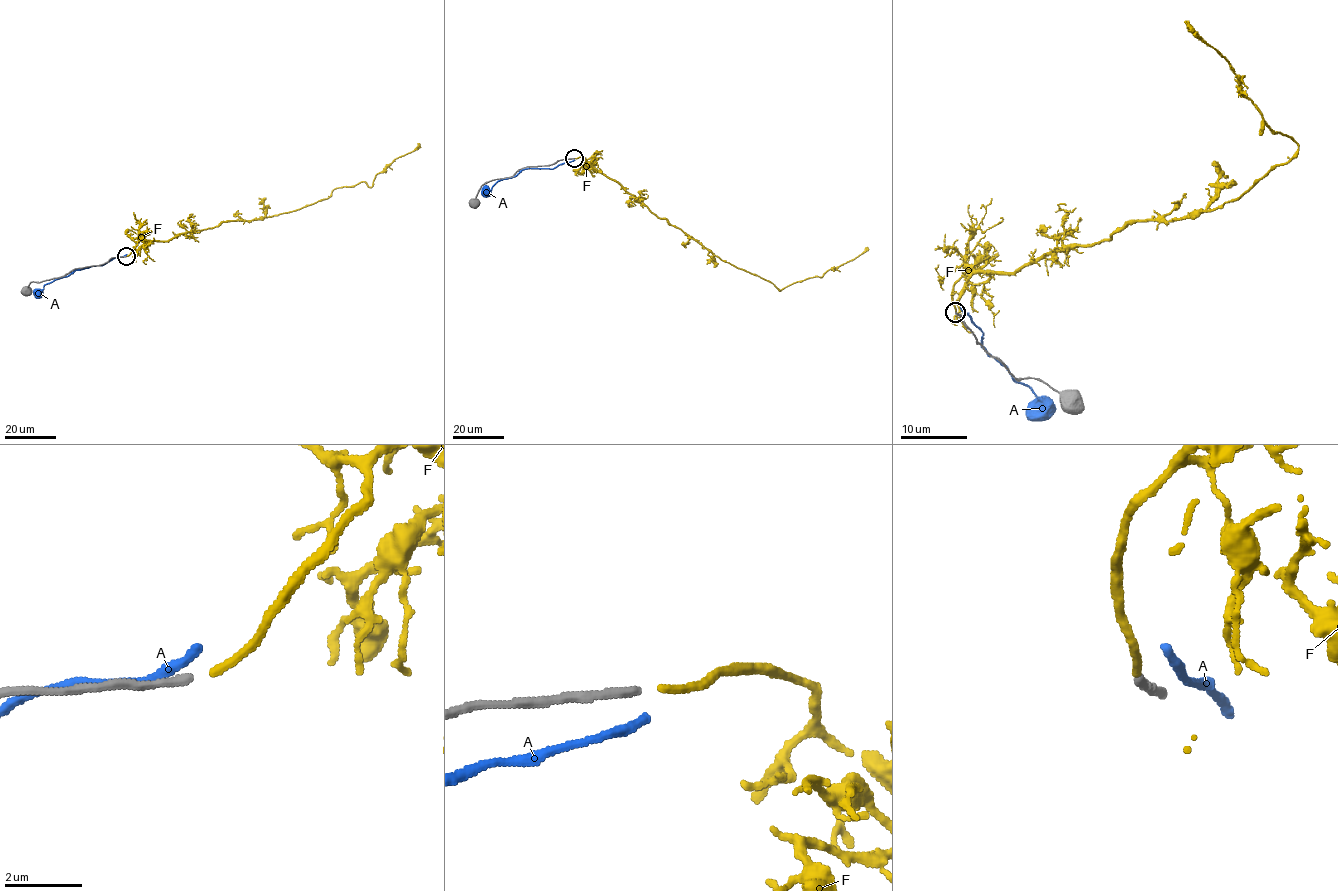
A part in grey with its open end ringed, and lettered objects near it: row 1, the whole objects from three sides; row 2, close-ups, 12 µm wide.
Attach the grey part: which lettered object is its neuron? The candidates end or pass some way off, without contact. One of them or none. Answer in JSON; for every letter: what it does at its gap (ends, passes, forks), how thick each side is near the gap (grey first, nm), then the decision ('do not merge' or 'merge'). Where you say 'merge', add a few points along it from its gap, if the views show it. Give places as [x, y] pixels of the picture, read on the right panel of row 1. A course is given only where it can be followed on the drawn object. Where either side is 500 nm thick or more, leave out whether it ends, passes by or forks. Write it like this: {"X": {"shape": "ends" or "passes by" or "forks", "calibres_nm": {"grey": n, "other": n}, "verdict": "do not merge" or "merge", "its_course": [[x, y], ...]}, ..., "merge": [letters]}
{"A": {"shape": "ends", "calibres_nm": {"grey": 220, "other": 280}, "verdict": "do not merge"}, "F": {"shape": "ends", "calibres_nm": {"grey": 220, "other": 200}, "verdict": "merge", "its_course": [[955, 312], [965, 272], [1195, 218], [1298, 148], [1263, 120], [1260, 133], [1240, 78], [1184, 22]]}, "merge": ["F"]}

